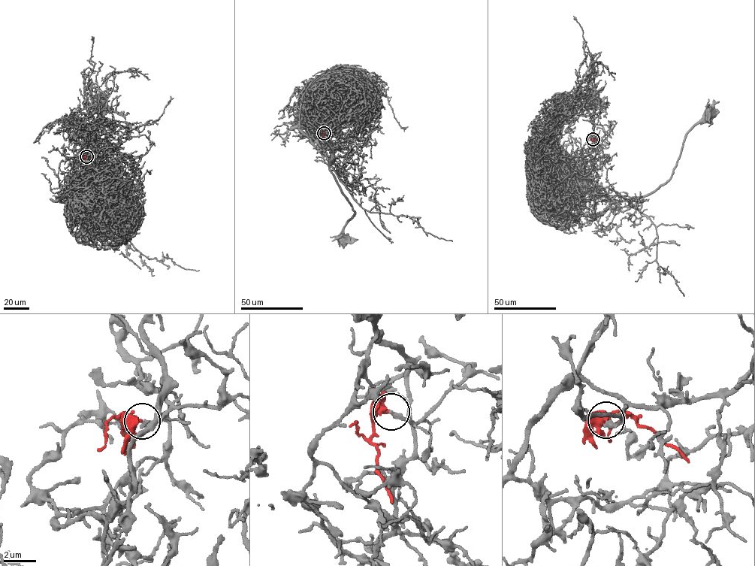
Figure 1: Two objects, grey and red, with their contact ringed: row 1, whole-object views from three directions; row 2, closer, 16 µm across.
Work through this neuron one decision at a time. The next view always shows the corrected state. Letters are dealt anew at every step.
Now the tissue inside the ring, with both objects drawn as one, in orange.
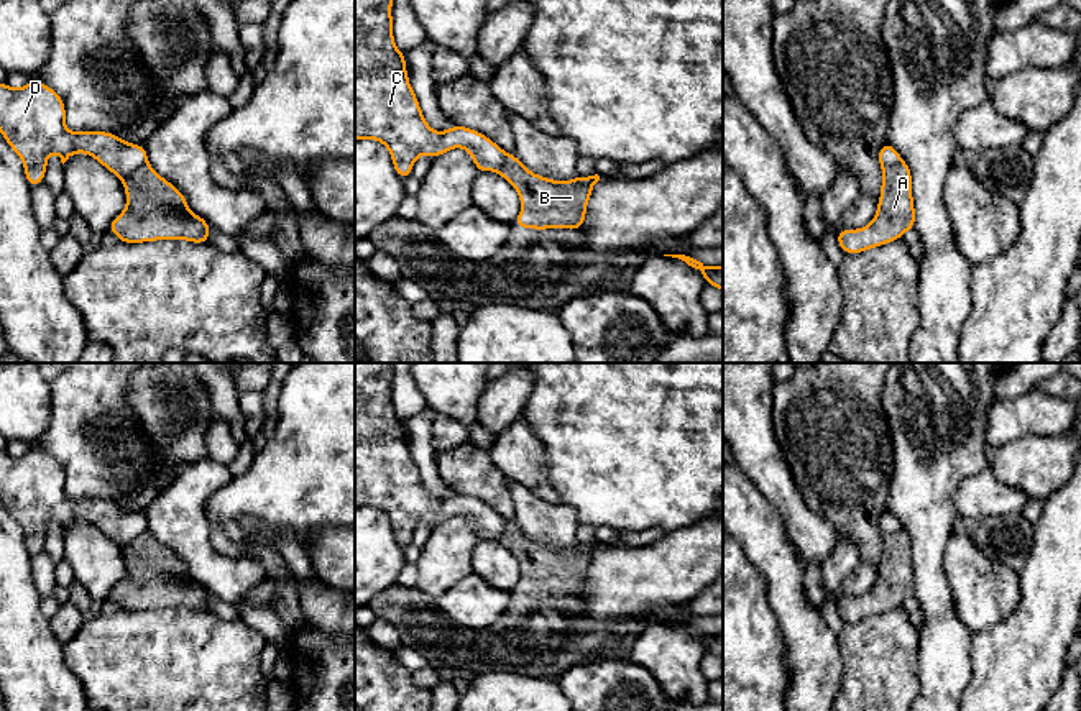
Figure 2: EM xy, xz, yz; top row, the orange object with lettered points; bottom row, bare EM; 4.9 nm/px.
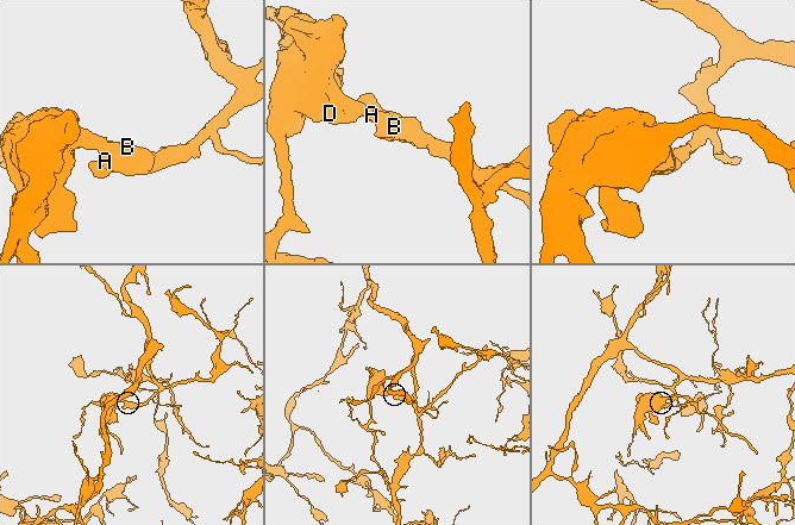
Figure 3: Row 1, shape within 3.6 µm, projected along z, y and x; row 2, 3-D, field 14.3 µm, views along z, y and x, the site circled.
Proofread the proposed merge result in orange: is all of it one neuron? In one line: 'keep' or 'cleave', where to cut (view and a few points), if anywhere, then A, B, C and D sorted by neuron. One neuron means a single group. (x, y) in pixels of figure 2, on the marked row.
cleave; cut in xy along (147, 161), (122, 179); A B / C D

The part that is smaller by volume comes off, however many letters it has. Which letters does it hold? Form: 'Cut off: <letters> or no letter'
Cut off: C, D

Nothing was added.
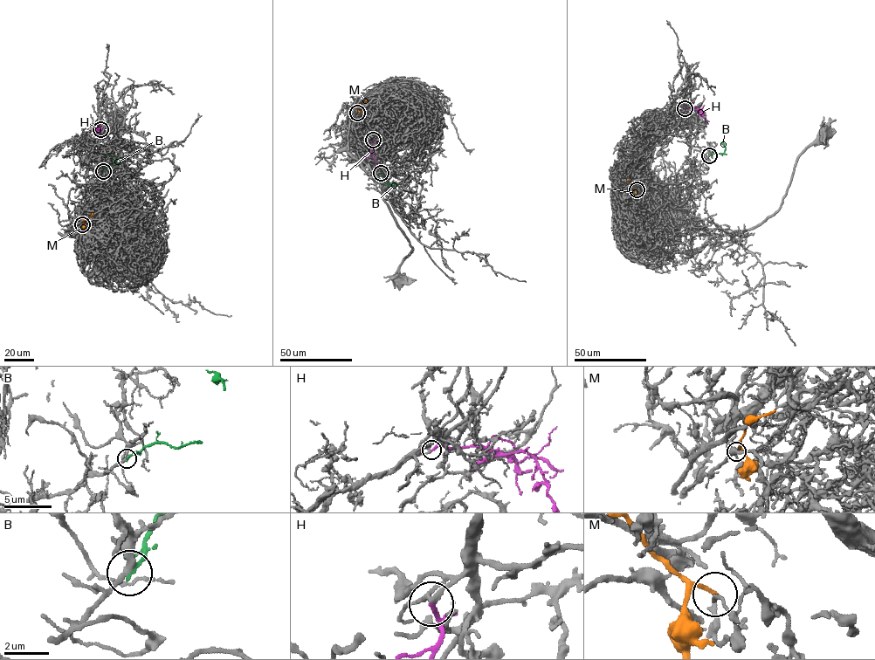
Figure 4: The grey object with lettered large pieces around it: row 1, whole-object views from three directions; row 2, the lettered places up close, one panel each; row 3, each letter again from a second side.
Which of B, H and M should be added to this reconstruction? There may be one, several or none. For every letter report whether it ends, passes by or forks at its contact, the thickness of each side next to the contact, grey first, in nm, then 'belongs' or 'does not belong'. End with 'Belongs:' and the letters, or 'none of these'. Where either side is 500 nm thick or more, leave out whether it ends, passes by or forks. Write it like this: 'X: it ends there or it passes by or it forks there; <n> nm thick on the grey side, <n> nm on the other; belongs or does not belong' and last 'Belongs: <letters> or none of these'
B: it ends there; 220 nm thick on the grey side, 180 nm on the other; does not belong
H: it ends there; 220 nm thick on the grey side, 190 nm on the other; belongs
M: it ends there; 110 nm thick on the grey side, 190 nm on the other; does not belong
Belongs: H

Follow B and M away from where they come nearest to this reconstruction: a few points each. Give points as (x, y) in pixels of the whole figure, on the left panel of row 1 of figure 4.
B: (104, 171), (106, 167), (117, 161), (115, 156), (106, 154)
M: (82, 224), (93, 213)

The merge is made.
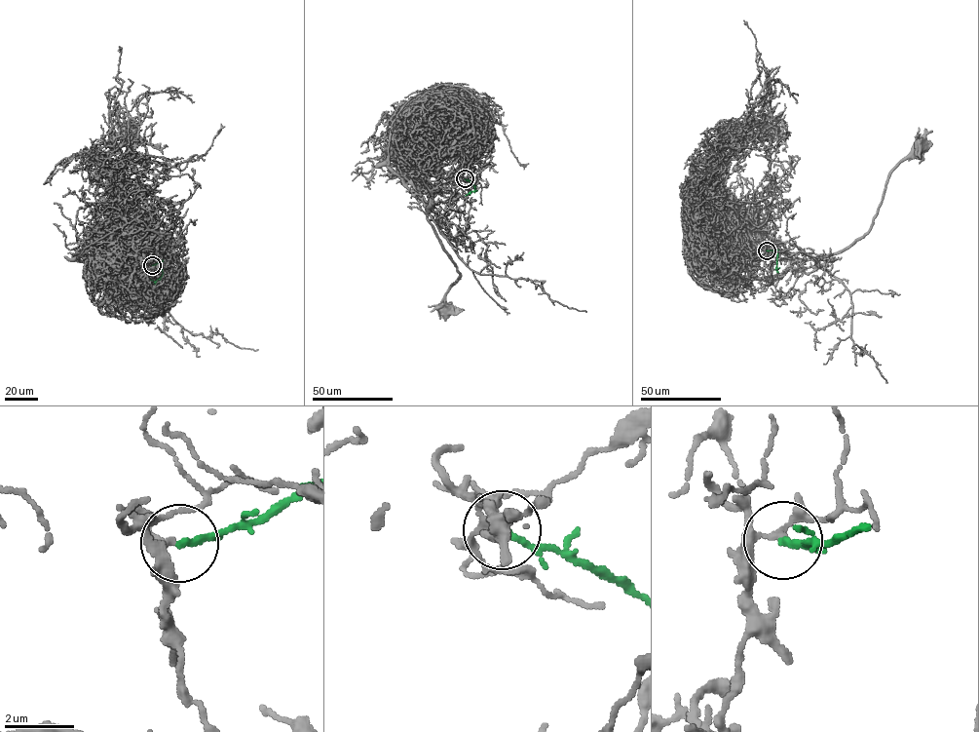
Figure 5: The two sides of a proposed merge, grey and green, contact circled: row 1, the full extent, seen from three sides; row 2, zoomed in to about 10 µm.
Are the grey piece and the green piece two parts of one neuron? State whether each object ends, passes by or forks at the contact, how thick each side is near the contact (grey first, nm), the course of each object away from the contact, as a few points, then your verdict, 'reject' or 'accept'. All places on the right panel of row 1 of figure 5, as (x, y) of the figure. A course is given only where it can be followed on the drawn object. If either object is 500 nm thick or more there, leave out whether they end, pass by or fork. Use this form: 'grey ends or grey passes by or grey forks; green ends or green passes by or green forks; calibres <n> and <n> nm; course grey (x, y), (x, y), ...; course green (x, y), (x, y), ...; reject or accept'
grey passes by; green ends; calibres 140 and 180 nm; course grey (767, 250), (763, 259), (774, 244), (807, 259), (852, 245), (870, 228), (887, 176), (921, 143); course green (767, 250), (777, 253), (776, 268), (779, 268); reject

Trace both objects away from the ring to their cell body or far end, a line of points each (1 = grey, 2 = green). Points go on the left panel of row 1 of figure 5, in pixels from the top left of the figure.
1: (152, 265), (152, 274), (136, 268), (122, 274), (109, 266), (104, 271), (111, 277), (140, 229), (131, 131)
2: (152, 265), (161, 261), (163, 274), (155, 281), (150, 280)

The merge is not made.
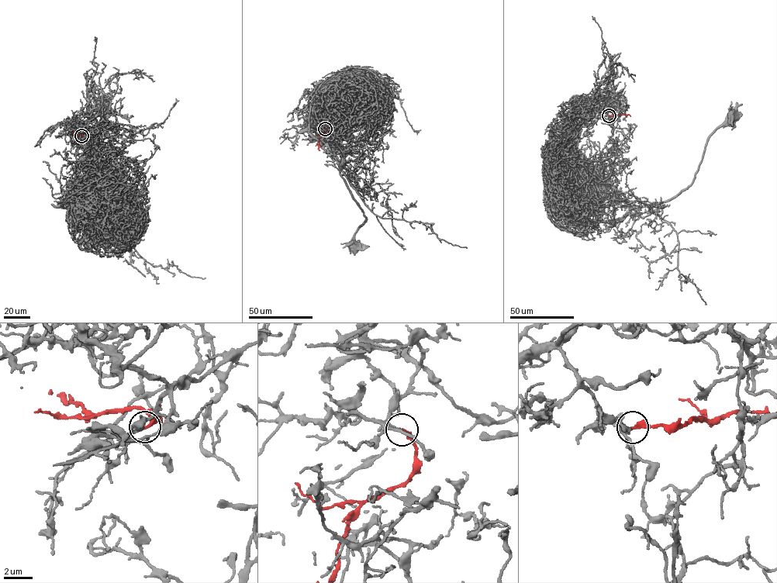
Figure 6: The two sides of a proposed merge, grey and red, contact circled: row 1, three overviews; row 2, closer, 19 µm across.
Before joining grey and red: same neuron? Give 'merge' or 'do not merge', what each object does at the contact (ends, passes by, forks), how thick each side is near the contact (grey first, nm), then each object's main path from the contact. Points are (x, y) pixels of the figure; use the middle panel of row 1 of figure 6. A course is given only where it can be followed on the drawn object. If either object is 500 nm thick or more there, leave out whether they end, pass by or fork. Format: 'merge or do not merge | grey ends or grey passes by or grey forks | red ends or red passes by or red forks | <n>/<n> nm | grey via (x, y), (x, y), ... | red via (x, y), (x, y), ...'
merge | grey passes by | red ends | 130/280 nm | grey via (325, 128), (322, 115), (342, 96), (345, 108), (328, 147), (365, 218), (355, 233), (355, 246) | red via (325, 129), (326, 132), (319, 139), (319, 150)

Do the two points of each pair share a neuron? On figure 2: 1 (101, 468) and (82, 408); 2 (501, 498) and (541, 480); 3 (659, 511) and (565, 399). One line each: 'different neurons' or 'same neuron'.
1: same neuron
2: different neurons
3: same neuron

